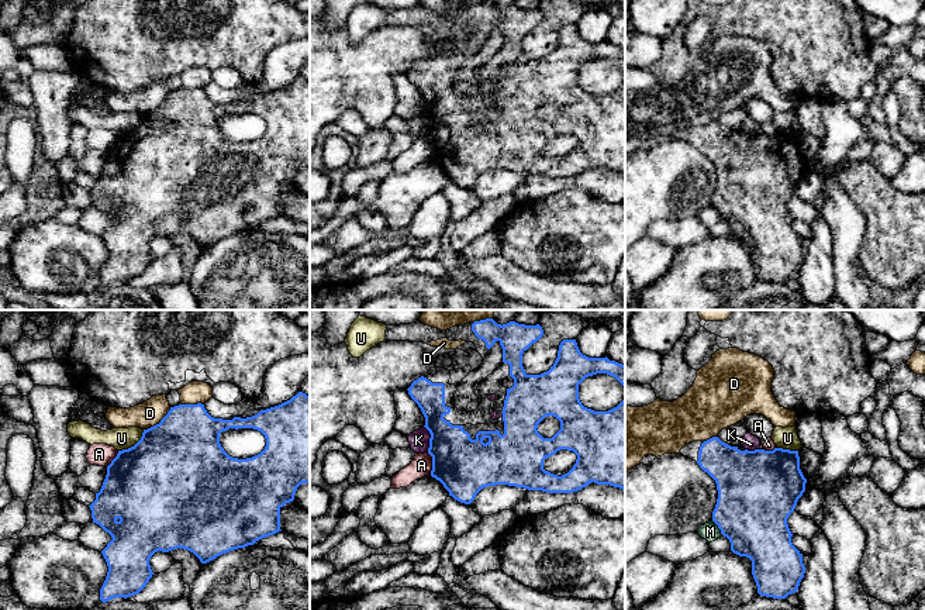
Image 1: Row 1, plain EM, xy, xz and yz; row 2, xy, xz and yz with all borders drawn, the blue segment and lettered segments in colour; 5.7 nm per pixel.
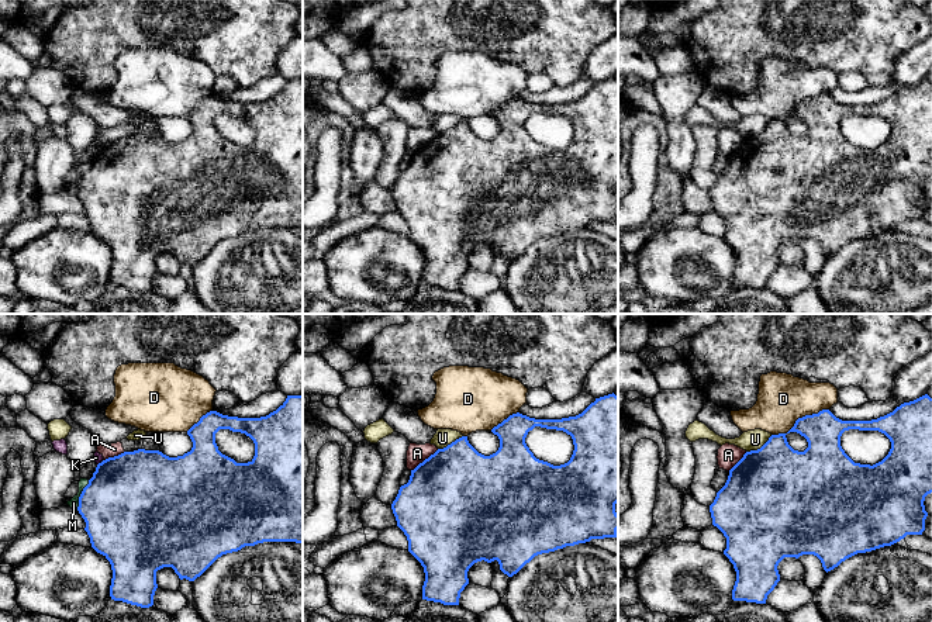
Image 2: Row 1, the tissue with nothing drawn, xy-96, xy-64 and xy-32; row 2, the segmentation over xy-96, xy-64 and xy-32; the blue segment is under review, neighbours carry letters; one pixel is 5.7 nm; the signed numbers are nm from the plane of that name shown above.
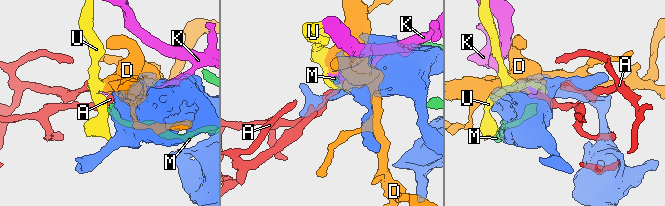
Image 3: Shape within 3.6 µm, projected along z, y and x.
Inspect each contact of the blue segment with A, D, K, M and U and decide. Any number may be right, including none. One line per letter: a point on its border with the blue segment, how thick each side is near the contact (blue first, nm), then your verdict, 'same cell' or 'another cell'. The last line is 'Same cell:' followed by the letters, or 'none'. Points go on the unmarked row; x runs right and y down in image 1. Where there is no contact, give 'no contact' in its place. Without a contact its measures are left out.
A: meets blue in xz at (432, 148); 320 nm thick on the blue side, 120 nm on the other; another cell
D: meets blue in xy at (159, 107); 500 nm thick on the blue side, 150 nm on the other; another cell
K: meets blue in xz at (430, 123); 320 nm thick on the blue side, 110 nm on the other; another cell
M: meets blue in yz at (718, 212); 420 nm thick on the blue side, 110 nm on the other; another cell
U: meets blue in xy at (134, 130); 500 nm thick on the blue side, 130 nm on the other; another cell
Same cell: none

